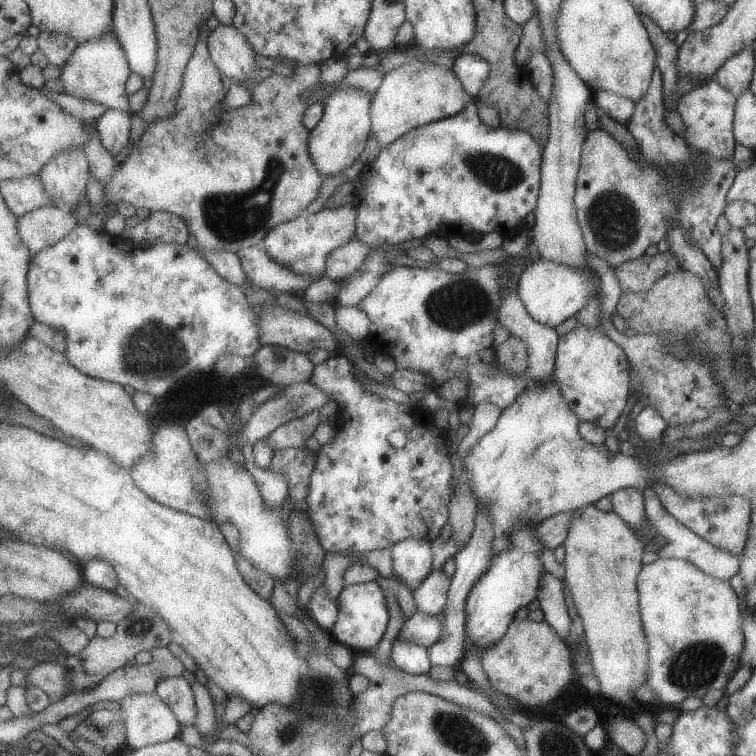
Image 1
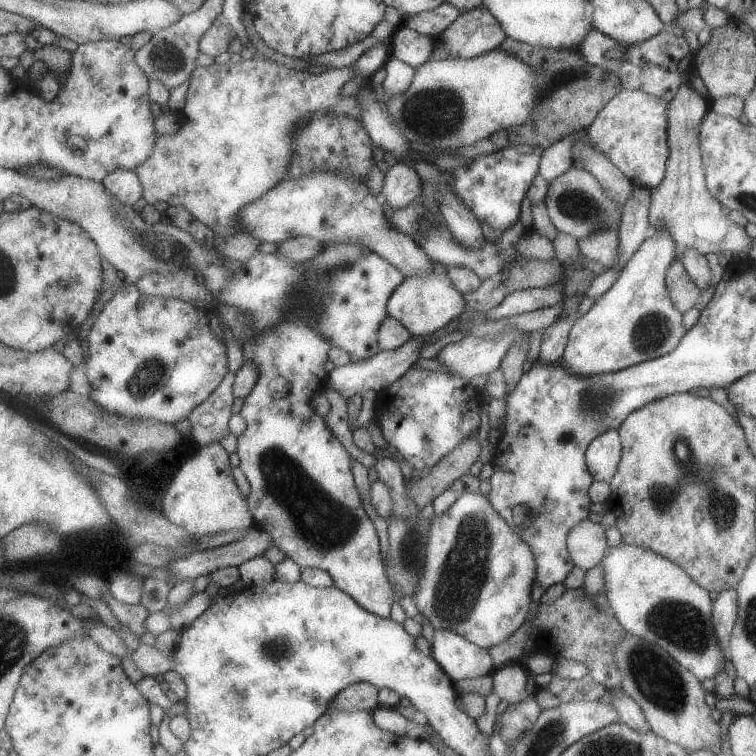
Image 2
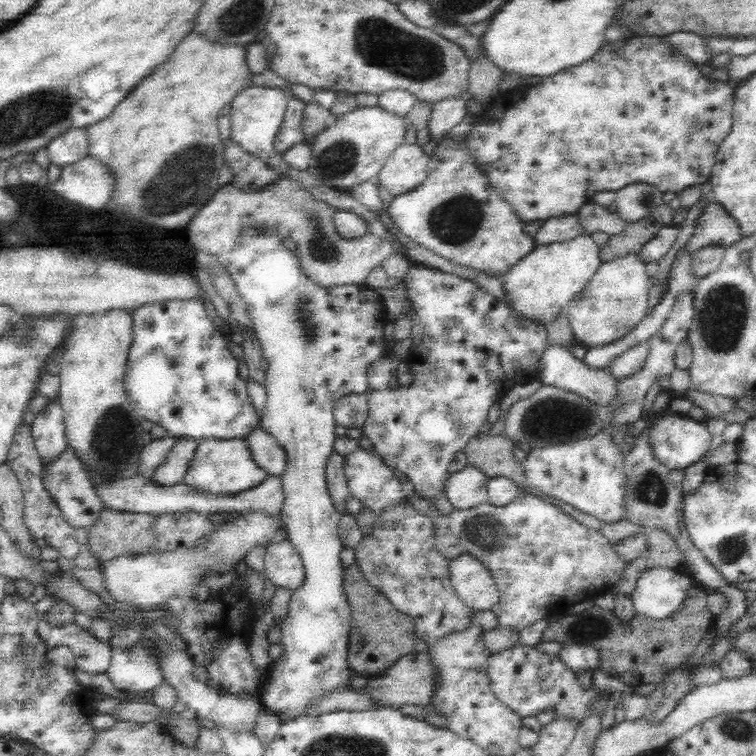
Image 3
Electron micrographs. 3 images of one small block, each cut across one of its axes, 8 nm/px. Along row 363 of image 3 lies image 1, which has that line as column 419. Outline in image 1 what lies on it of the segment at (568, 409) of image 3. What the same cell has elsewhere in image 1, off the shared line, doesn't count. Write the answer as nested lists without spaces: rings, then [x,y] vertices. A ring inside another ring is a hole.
[[[401,637],[396,640],[393,648],[393,662],[402,670],[415,675],[428,675],[435,665],[428,647]]]

